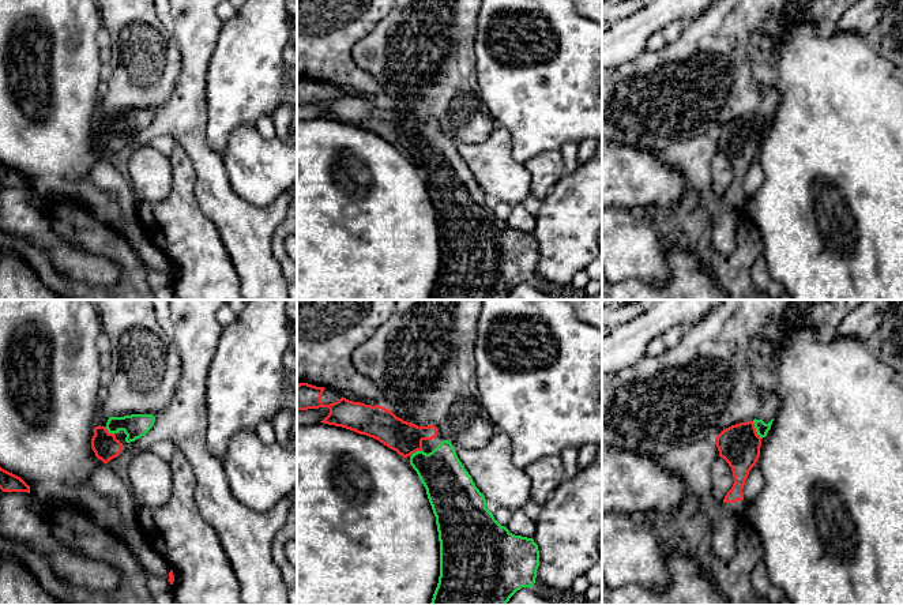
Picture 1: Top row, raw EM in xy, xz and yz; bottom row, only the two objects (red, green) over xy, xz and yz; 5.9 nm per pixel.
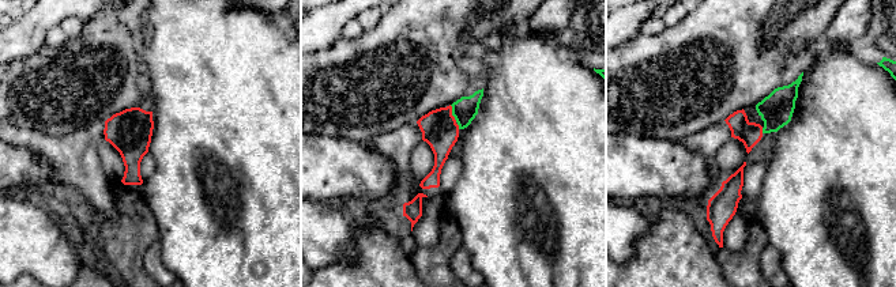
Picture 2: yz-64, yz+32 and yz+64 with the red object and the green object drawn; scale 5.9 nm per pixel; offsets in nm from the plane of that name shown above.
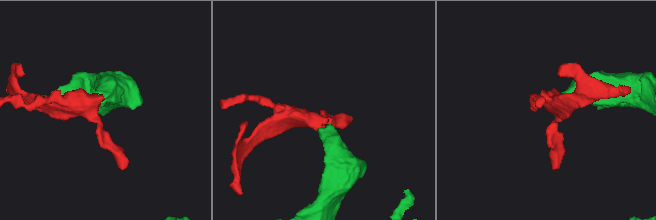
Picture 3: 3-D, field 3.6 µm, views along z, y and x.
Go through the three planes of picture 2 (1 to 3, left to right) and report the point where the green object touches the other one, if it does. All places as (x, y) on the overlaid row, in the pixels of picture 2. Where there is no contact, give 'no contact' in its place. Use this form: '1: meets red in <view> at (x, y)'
1: no contact
2: meets red in yz+32 at (451, 113)
3: meets red in yz+64 at (761, 131)

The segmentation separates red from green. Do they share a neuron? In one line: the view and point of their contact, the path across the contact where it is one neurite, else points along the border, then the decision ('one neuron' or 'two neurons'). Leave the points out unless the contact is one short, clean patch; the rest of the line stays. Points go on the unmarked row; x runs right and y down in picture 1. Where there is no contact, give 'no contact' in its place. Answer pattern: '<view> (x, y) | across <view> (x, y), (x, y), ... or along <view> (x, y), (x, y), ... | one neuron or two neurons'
yz (755, 124) | across yz (738, 139), (755, 124), (762, 123) | one neuron

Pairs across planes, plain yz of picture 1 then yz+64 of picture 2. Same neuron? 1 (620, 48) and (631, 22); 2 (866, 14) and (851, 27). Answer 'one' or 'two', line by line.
1: one
2: one

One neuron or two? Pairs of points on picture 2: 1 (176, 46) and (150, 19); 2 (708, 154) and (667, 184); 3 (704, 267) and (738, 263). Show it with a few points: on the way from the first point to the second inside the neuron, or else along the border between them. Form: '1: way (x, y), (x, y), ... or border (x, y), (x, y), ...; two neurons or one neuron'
1: way (170, 40), (157, 26); one neuron
2: border (681, 140), (712, 166); two neurons
3: border (714, 255), (722, 272); two neurons

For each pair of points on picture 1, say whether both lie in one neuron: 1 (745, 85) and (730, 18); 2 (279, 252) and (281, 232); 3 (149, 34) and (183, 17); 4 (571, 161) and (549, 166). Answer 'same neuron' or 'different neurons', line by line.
1: same neuron
2: same neuron
3: different neurons
4: different neurons

